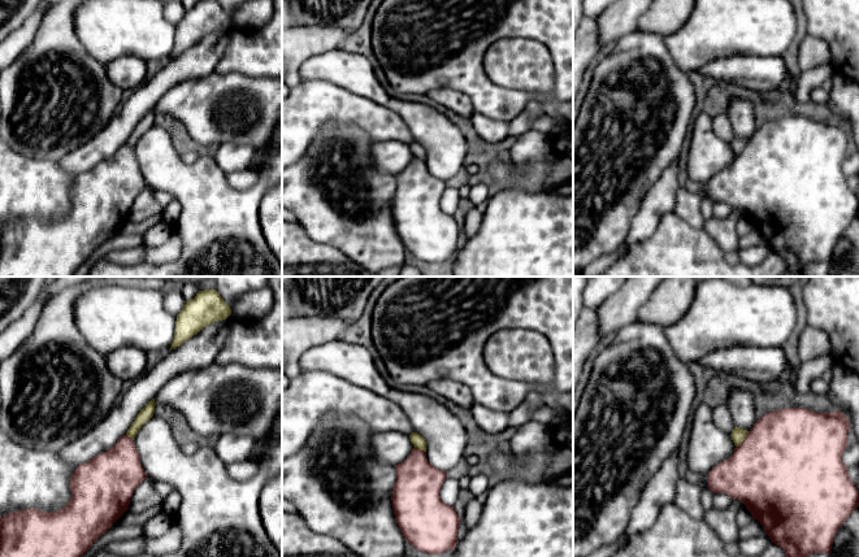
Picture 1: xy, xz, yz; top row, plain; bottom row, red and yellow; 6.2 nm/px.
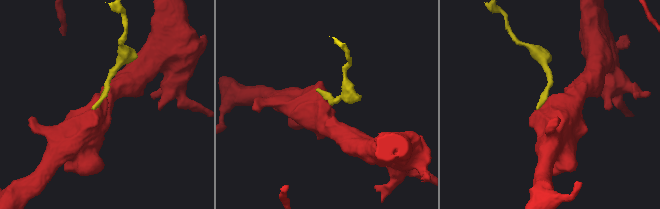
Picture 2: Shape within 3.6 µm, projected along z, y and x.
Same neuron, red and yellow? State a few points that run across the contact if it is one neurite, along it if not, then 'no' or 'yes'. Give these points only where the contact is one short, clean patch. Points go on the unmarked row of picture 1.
line yz (749, 140), (737, 156); no

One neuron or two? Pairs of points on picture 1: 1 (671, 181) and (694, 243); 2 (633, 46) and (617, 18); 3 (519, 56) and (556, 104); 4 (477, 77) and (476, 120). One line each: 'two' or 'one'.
1: two
2: two
3: one
4: two

